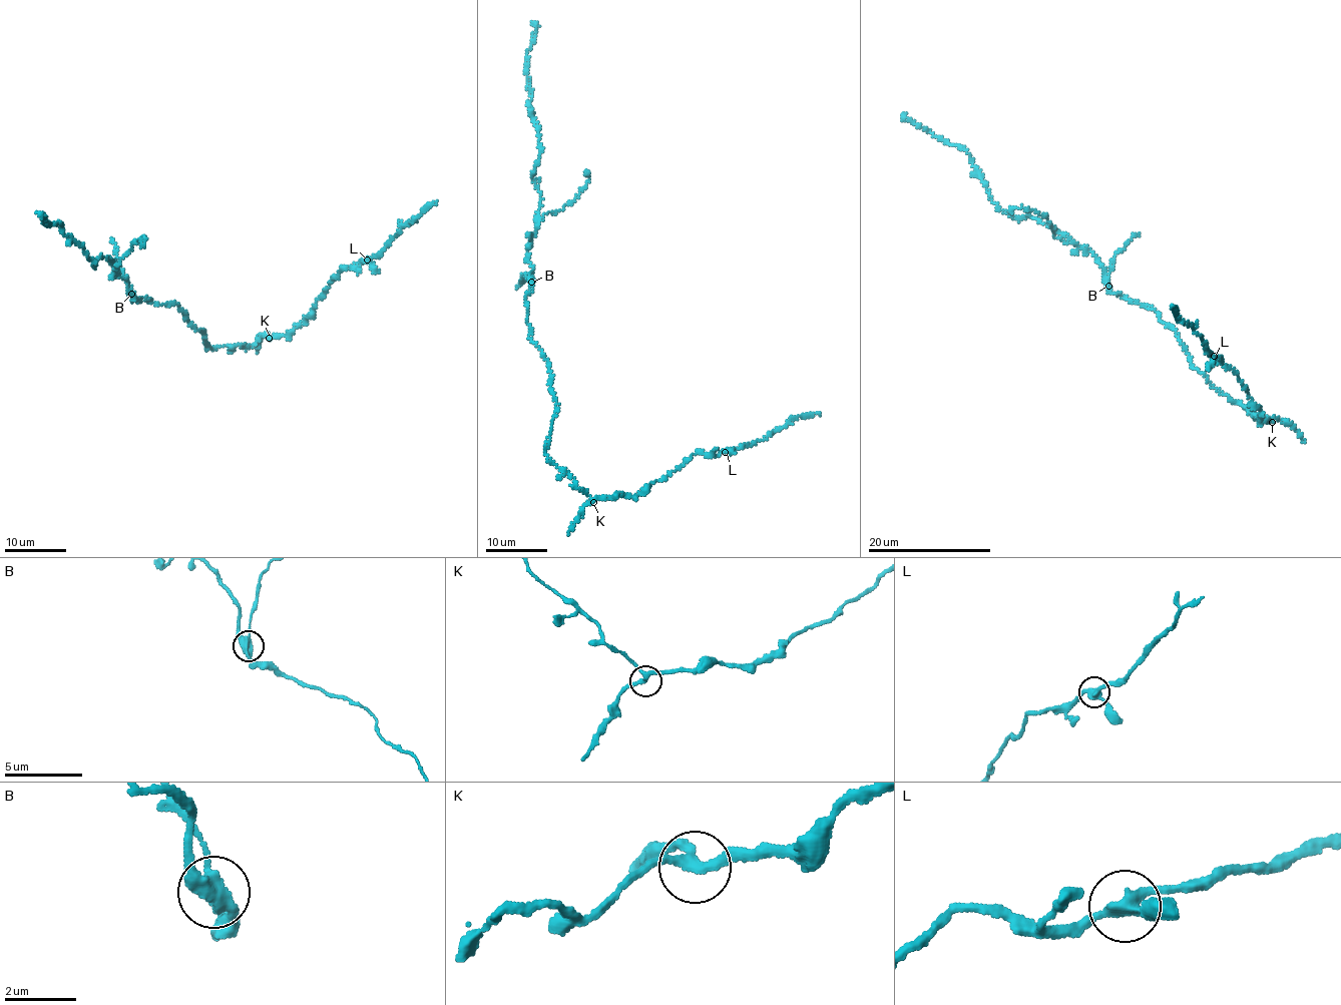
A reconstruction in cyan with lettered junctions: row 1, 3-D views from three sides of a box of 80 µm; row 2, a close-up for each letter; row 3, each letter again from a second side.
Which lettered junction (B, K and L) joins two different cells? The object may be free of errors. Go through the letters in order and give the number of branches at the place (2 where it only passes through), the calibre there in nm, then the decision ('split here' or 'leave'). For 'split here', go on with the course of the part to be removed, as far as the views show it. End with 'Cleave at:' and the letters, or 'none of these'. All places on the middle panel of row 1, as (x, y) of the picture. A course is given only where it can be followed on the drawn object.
B: branches 3; calibre 320 nm; split here; course (530, 282), (532, 279), (524, 274), (517, 288)
K: branches 3; calibre 240 nm; leave
L: branches 3; calibre 320 nm; leave
Cleave at: B

